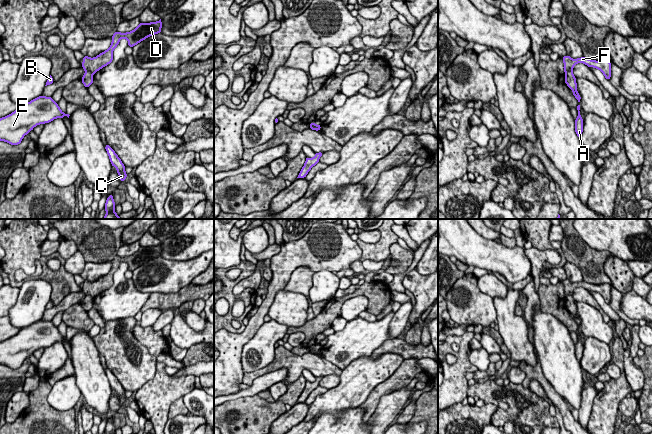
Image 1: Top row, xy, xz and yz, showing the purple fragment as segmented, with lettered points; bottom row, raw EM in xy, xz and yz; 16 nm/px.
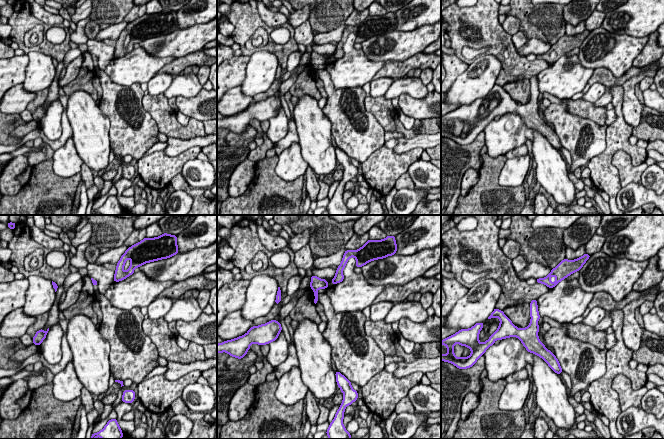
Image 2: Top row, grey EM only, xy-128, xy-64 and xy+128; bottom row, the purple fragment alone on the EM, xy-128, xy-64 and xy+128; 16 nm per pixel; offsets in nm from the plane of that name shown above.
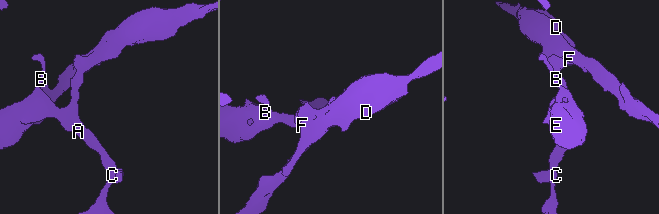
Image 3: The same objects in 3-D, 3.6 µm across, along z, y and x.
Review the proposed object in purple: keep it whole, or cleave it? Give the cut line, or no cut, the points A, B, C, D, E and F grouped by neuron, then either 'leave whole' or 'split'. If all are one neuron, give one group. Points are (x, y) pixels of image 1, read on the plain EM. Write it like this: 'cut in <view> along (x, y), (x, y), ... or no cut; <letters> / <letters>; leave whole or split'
cut in xy along (86, 294), (93, 297); A B C E / D F; split

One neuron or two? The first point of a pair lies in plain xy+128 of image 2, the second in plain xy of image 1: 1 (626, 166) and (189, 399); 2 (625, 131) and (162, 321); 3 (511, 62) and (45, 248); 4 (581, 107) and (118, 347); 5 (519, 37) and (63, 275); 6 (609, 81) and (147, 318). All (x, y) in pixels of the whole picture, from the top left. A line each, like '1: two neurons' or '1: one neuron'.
1: two neurons
2: two neurons
3: two neurons
4: two neurons
5: two neurons
6: two neurons

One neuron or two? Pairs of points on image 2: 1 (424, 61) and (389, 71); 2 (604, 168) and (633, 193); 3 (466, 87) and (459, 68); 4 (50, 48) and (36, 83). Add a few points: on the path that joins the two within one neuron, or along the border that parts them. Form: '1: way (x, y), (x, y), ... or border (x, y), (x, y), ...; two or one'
1: way (415, 62), (398, 69); one
2: border (622, 187), (617, 194), (616, 204); two
3: border (469, 65), (451, 86); two
4: border (26, 54), (32, 51), (40, 51), (51, 57); two

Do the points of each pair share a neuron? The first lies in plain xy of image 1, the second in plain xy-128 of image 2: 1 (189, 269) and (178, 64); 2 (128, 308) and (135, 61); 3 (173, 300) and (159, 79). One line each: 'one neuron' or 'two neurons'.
1: two neurons
2: one neuron
3: two neurons

